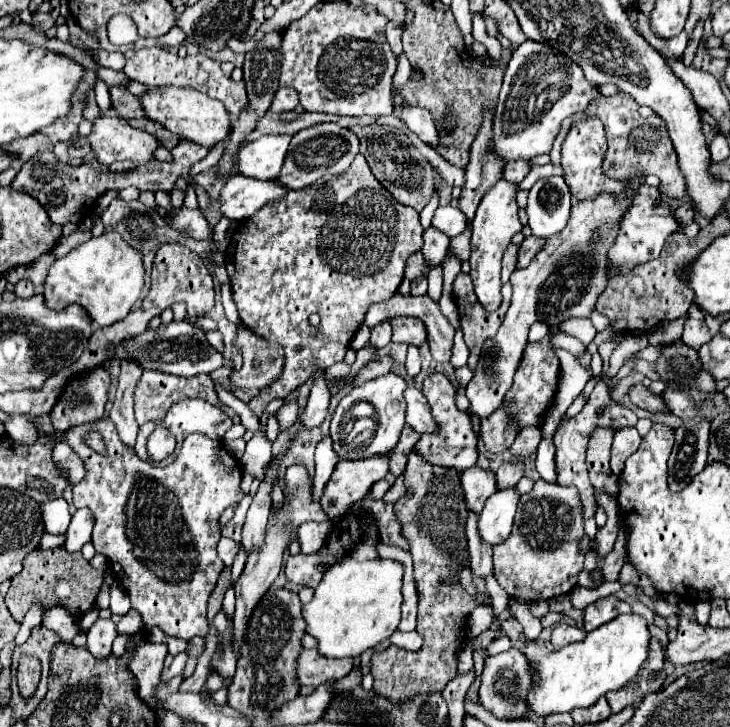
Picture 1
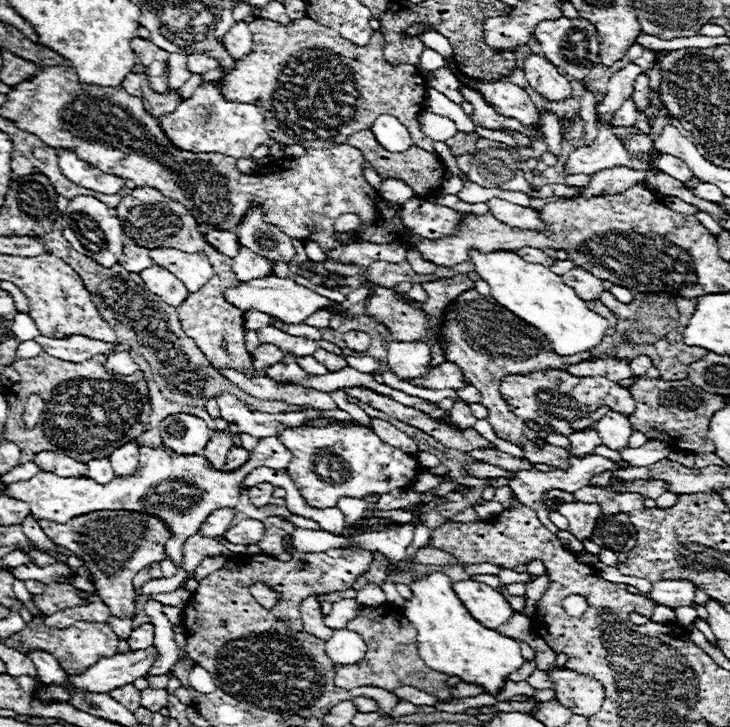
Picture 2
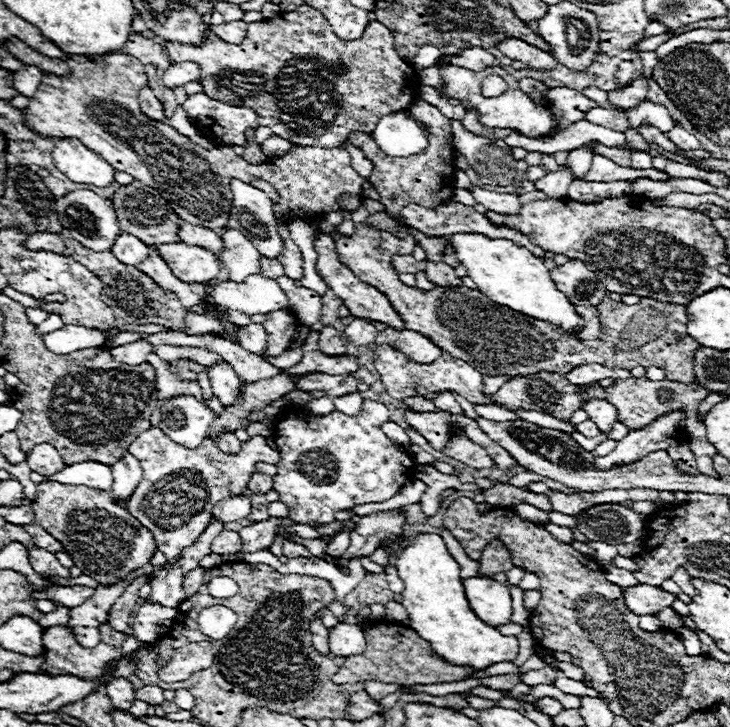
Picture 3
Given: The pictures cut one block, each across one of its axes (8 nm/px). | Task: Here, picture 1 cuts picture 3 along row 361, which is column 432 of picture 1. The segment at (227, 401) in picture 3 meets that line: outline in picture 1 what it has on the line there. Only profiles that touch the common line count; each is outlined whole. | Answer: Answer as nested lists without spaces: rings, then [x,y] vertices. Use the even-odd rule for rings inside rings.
[[[440,206],[436,210],[436,214],[434,214],[432,224],[438,230],[442,230],[446,236],[450,236],[450,238],[454,238],[460,232],[464,232],[464,230],[470,228],[464,212],[460,212],[460,208],[454,208],[454,206]]]

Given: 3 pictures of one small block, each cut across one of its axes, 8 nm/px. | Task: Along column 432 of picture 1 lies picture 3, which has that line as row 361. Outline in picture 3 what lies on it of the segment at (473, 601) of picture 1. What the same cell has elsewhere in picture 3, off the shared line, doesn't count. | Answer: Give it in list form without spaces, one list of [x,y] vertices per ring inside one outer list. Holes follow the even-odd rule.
[[[358,226],[358,230],[352,236],[334,236],[334,244],[336,244],[336,252],[340,256],[340,262],[344,262],[360,280],[372,284],[374,288],[380,288],[380,292],[384,292],[388,296],[388,300],[392,302],[392,306],[396,308],[396,312],[400,312],[406,328],[416,328],[418,332],[424,332],[424,336],[428,336],[434,344],[440,344],[440,348],[444,348],[444,352],[448,352],[450,356],[460,356],[460,360],[468,360],[468,364],[472,364],[472,368],[476,368],[478,372],[484,372],[484,376],[498,376],[498,374],[510,374],[510,376],[530,376],[536,372],[556,372],[556,374],[568,374],[572,368],[580,366],[580,364],[602,364],[608,368],[626,368],[632,370],[634,366],[656,366],[662,368],[666,372],[666,380],[672,382],[694,382],[694,370],[692,370],[692,362],[694,362],[694,350],[698,348],[696,340],[692,340],[686,332],[686,308],[684,306],[676,306],[676,304],[664,304],[660,300],[640,300],[640,304],[634,306],[626,306],[626,304],[618,304],[614,300],[610,300],[608,296],[596,306],[600,316],[602,316],[602,340],[576,340],[572,336],[568,336],[566,332],[562,332],[560,328],[530,318],[526,314],[520,314],[512,308],[502,308],[500,304],[494,304],[492,300],[488,300],[488,296],[484,296],[478,290],[470,290],[466,286],[452,286],[452,288],[434,288],[434,290],[418,290],[412,286],[404,286],[398,280],[398,274],[392,266],[392,252],[382,248],[380,244],[382,240],[382,232],[372,228],[372,226]]]

